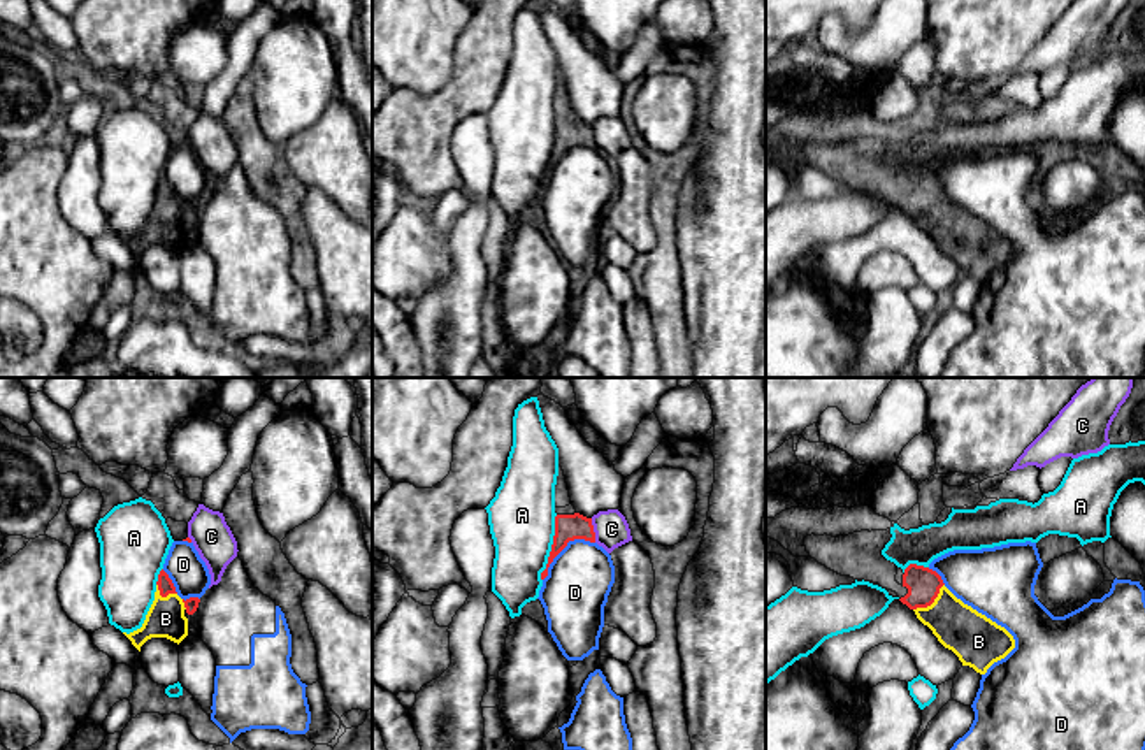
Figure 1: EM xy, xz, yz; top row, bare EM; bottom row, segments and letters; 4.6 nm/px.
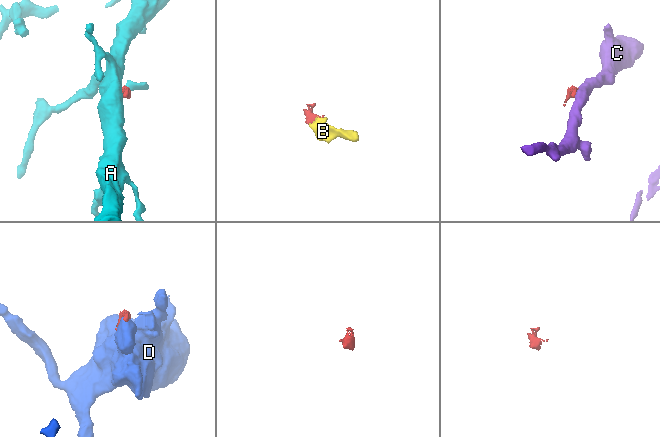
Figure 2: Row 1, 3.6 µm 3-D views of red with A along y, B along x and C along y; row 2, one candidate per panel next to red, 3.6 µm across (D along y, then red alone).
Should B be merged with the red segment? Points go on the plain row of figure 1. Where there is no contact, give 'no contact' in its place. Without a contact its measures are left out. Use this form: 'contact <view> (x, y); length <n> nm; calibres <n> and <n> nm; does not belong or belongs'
contact yz (931, 209); length 190 nm; calibres 150 and 220 nm; belongs

